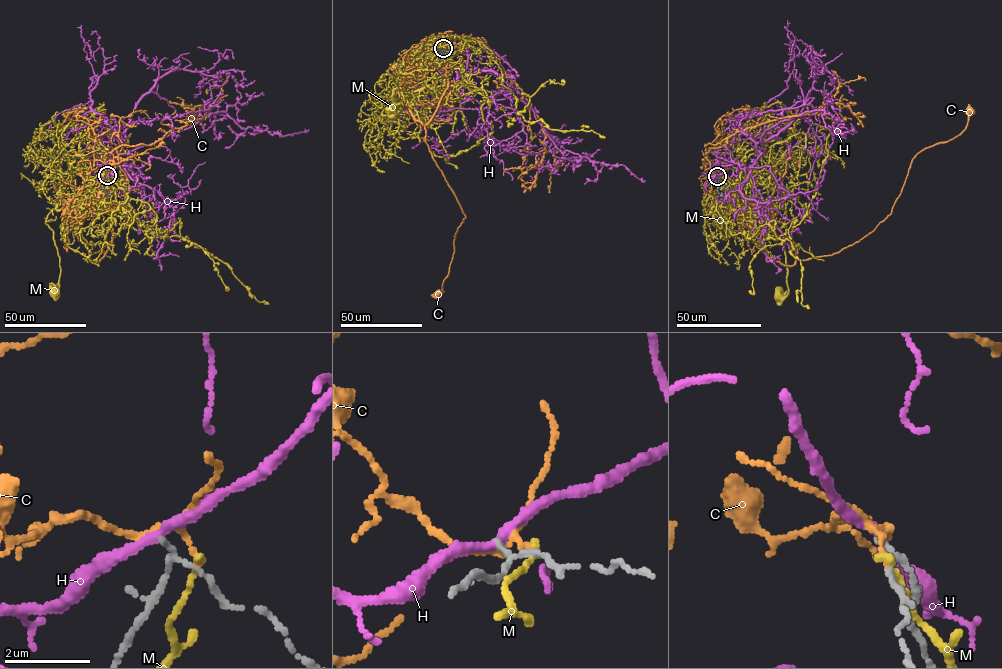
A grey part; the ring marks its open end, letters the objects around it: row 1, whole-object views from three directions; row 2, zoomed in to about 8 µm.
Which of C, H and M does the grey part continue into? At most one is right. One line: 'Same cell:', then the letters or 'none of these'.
Same cell: none of these

